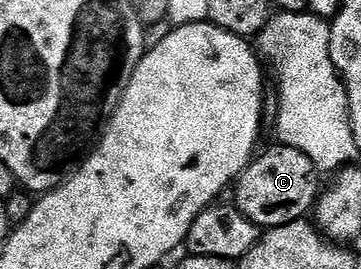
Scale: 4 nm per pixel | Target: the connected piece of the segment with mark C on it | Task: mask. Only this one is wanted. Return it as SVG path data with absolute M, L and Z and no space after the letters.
M274 145L264 154L262 151L252 158L233 186L233 204L253 225L260 228L284 226L306 219L314 211L321 193L321 174L315 169L313 160L292 146Z

